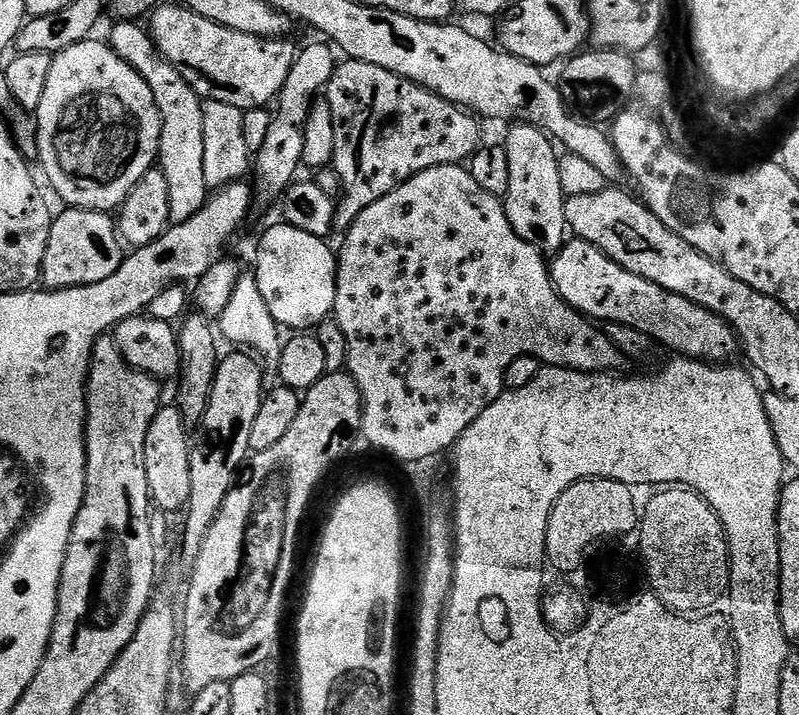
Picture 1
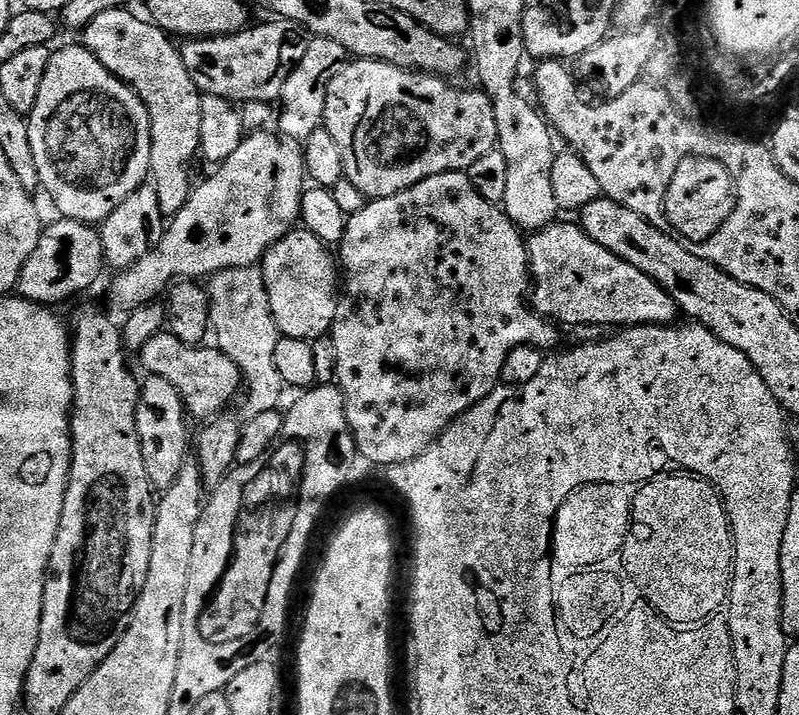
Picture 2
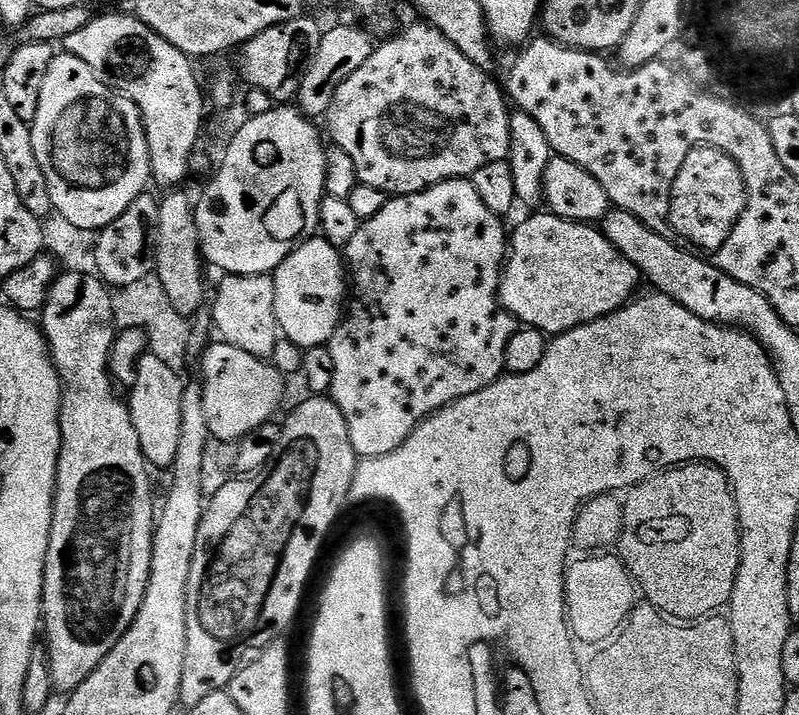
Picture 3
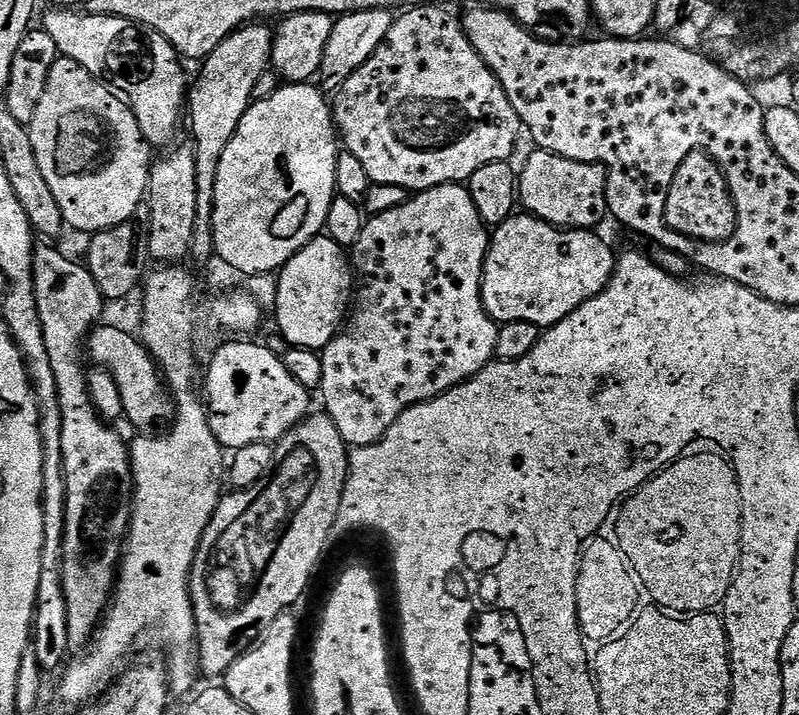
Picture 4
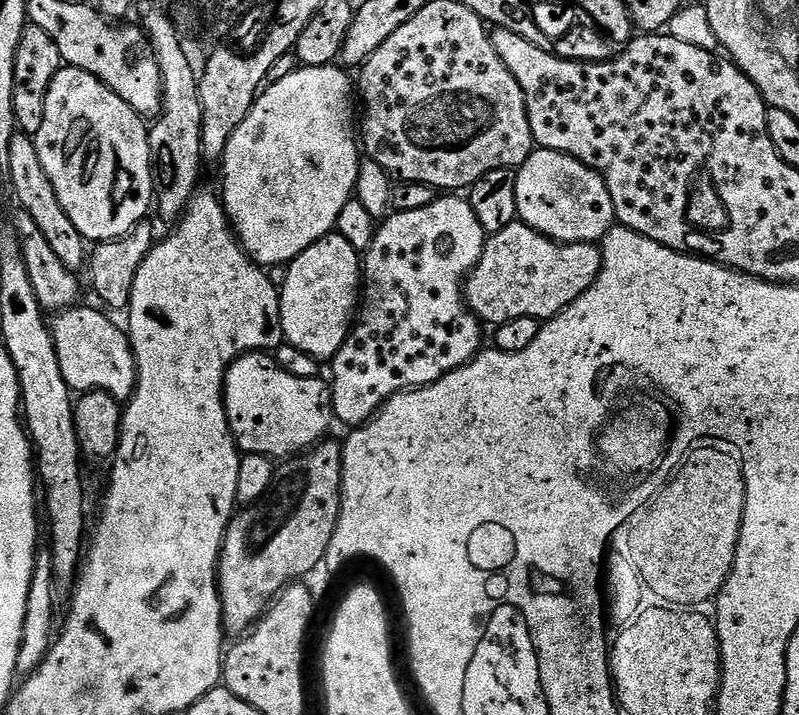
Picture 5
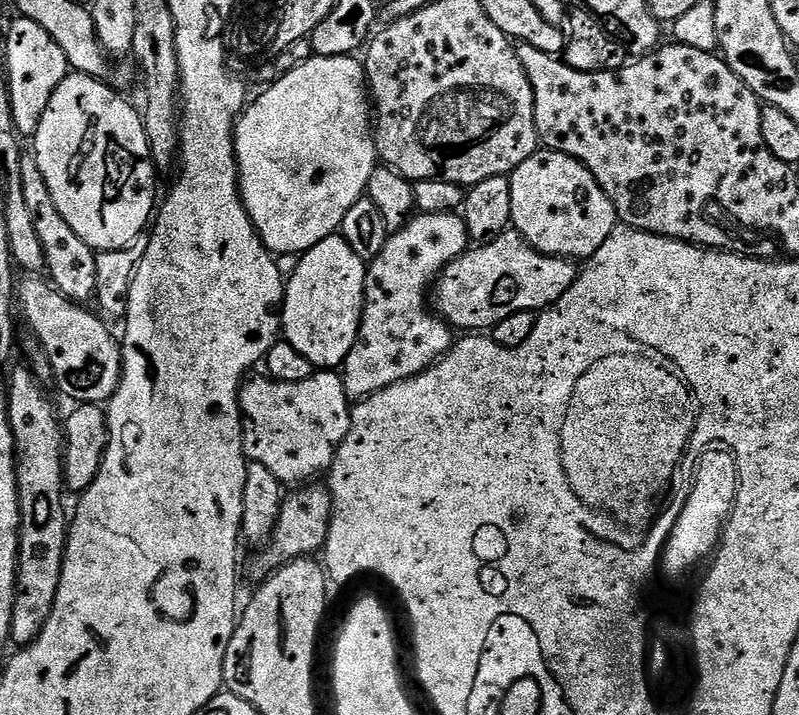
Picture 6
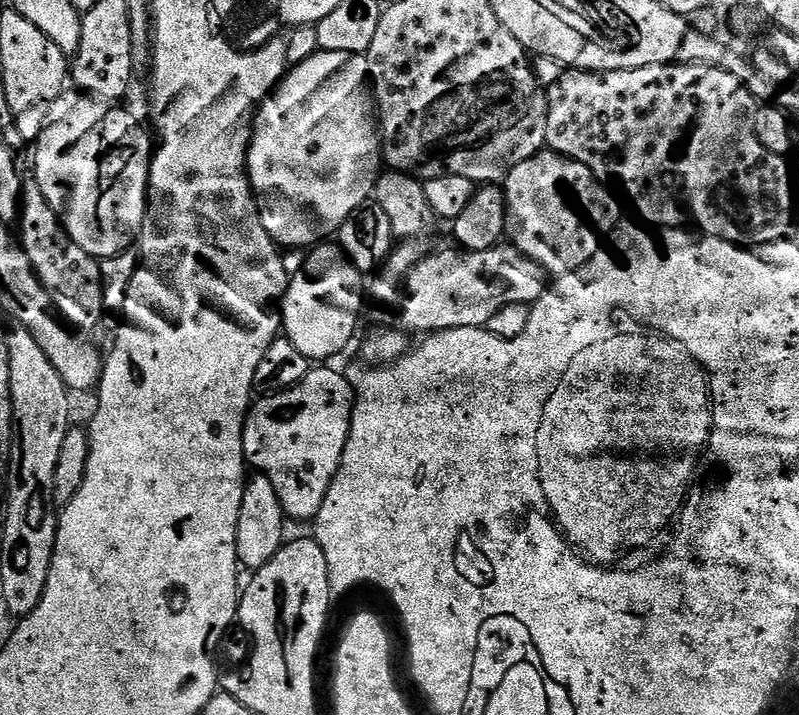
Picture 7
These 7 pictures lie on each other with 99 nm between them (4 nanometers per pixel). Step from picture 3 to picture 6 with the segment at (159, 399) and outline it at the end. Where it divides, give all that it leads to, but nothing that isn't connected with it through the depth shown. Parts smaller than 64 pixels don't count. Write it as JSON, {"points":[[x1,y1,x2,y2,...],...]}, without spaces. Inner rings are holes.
{"points":[[28,274,23,278,15,287,18,312,24,315,33,332,29,333,44,350,57,390,76,404,107,403,120,385,122,363,121,345,117,337,112,337,109,325,95,311,87,312,87,307,66,299,43,275]]}

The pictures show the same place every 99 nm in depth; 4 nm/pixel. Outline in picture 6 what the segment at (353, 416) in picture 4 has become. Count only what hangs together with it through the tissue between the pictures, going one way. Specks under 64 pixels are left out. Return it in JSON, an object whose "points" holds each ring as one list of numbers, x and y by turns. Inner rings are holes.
{"points":[[456,212,413,215,404,227,389,235,386,246,382,246,380,253,367,265,364,312,361,314,357,340,342,365,344,389,349,401,359,402,394,382,417,376,452,349,453,329,430,307,430,289,444,267,453,264,469,248,464,217]]}

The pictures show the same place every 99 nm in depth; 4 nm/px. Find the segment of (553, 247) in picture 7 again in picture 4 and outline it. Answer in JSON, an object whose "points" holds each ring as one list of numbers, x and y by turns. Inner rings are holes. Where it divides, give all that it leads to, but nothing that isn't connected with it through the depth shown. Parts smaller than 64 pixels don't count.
{"points":[[533,151,533,156,521,167,518,172,518,200,523,211,530,216,536,216,545,220,547,224,553,224,555,228,567,228,569,230,592,230,609,215,608,199,608,174,603,164,587,164,586,162,574,162,570,158,562,158,553,152]]}

